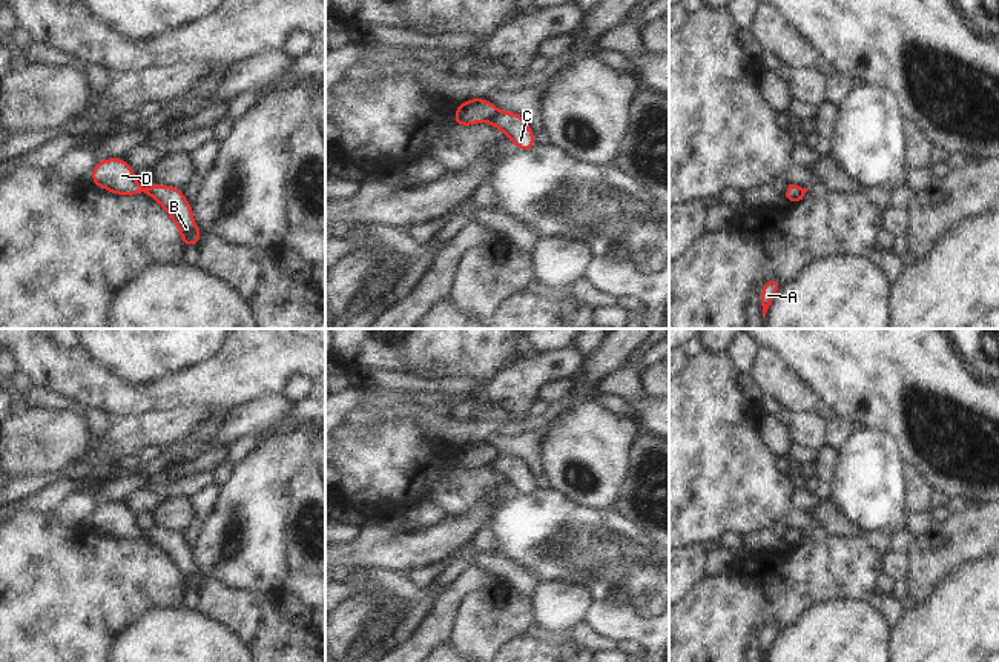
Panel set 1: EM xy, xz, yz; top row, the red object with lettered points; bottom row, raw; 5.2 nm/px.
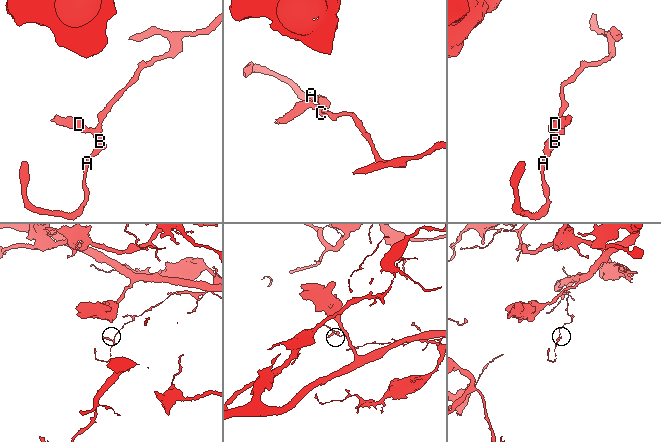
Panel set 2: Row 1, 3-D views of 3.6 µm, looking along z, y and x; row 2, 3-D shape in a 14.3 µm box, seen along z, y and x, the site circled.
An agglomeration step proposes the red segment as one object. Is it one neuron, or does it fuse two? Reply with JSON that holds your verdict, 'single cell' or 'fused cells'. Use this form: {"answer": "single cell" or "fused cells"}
{"answer": "fused cells"}

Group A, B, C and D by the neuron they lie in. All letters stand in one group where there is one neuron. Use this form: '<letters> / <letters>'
A B C / D

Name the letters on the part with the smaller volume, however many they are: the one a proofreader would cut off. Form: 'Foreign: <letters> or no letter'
Foreign: D

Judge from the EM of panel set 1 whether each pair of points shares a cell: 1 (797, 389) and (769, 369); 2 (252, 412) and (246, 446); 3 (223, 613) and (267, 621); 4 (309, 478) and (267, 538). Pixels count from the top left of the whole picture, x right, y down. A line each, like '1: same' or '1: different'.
1: same
2: different
3: same
4: different

